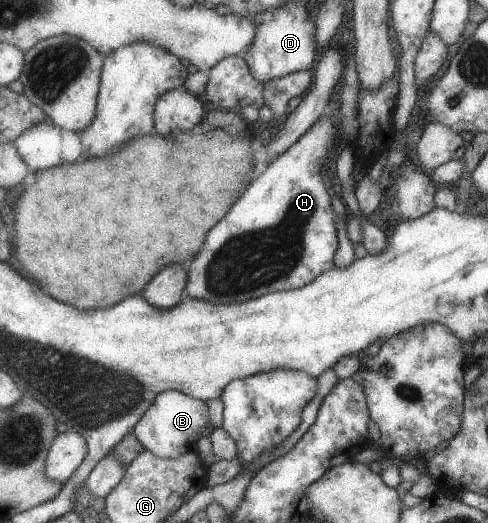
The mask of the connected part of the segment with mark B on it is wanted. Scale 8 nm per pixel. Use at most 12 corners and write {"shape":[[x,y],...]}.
{"shape":[[156,397],[133,433],[156,456],[197,451],[214,428],[208,402]]}

